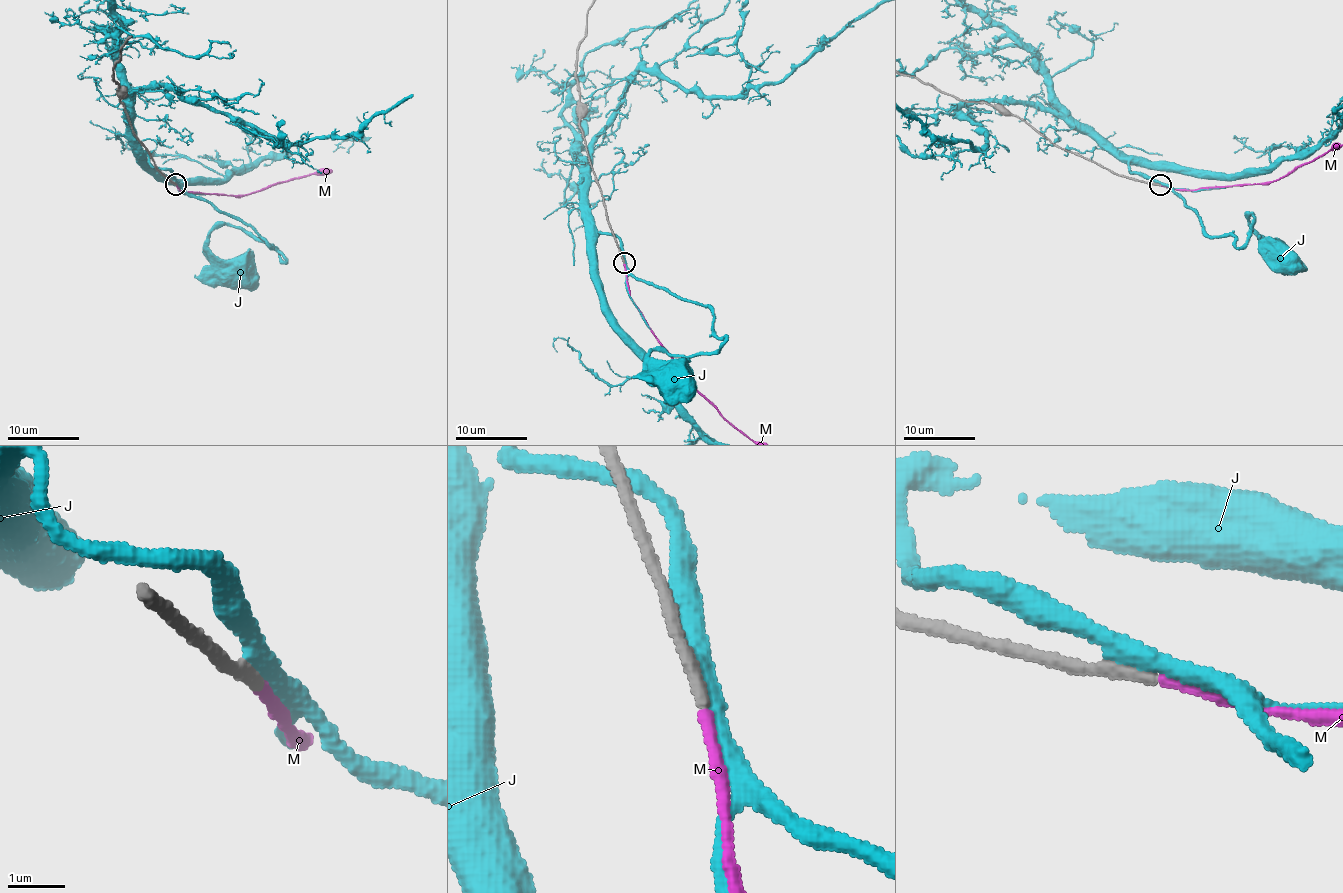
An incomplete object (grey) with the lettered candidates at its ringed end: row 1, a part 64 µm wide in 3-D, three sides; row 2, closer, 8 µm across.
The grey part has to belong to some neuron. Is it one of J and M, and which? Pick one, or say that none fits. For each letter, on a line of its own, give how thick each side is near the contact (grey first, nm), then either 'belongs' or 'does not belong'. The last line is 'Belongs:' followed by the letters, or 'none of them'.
J: calibres 280 and 320 nm; does not belong
M: calibres 240 and 190 nm; belongs
Belongs: M

